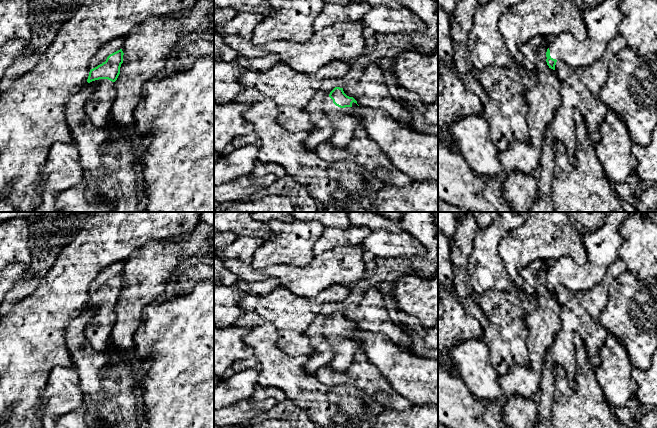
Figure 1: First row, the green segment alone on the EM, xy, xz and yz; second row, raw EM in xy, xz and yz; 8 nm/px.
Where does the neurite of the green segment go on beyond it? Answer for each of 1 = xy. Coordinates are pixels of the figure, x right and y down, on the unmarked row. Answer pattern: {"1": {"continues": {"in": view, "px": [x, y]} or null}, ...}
{"1": {"continues": {"in": "xy", "px": [98, 335]}}}

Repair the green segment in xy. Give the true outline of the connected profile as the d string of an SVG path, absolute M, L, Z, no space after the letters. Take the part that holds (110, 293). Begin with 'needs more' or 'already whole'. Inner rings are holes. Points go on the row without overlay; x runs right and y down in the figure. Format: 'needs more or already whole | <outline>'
needs more | M122 273L110 278L106 285L89 296L87 306L94 311L93 325L86 328L86 336L92 347L98 352L105 352L111 343L111 330L117 313L115 305L123 287Z

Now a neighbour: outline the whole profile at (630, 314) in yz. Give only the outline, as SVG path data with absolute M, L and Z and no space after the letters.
M626 271L613 281L608 293L609 300L598 321L622 341L633 368L648 369L657 349L657 277L639 280Z

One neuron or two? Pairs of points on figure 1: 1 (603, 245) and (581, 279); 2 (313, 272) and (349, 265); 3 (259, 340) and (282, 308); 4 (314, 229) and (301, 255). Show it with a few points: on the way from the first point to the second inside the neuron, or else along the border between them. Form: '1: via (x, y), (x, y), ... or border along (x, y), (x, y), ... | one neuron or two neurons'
1: via (601, 253), (598, 262), (589, 271) | one neuron
2: via (322, 272), (325, 269), (340, 265) | one neuron
3: border along (263, 320), (269, 321), (276, 329), (277, 347) | two neurons
4: via (312, 235), (301, 249) | one neuron

